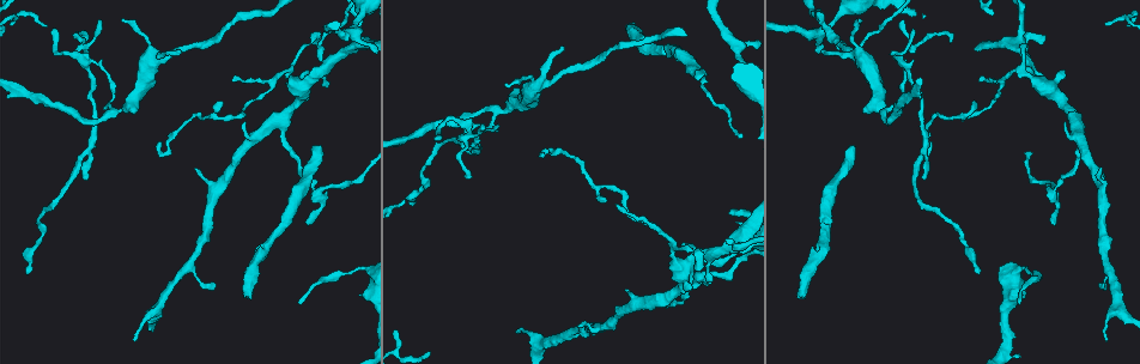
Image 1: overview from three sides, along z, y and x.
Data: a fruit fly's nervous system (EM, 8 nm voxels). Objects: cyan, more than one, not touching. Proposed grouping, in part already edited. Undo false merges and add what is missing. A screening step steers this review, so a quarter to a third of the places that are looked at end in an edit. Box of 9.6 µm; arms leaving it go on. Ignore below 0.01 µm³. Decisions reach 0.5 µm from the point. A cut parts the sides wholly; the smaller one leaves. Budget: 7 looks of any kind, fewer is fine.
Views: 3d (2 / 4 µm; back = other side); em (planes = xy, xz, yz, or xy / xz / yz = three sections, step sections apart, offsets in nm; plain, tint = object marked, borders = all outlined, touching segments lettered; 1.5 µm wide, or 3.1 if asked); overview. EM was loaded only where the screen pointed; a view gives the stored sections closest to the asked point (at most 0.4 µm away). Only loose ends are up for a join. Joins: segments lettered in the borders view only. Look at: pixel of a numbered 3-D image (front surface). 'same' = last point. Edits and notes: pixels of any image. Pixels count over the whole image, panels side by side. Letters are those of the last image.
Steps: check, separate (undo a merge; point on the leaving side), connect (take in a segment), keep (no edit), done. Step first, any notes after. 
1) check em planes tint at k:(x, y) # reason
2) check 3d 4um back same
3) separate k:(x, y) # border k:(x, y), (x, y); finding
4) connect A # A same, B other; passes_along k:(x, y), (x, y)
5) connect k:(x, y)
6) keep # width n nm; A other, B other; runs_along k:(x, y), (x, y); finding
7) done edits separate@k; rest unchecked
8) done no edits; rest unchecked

check 3d 2um at 1:(852, 148) # branch stops here

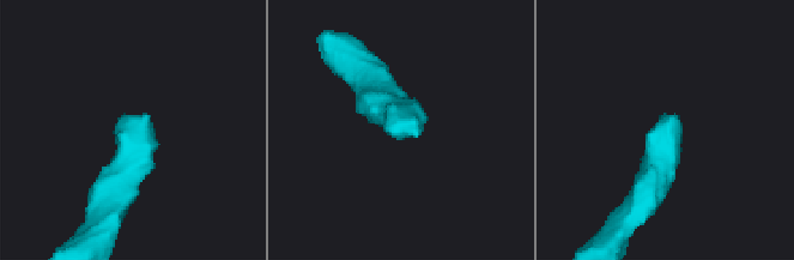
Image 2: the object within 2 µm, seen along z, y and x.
check em 3.1um planes borders at 2:(417, 136)

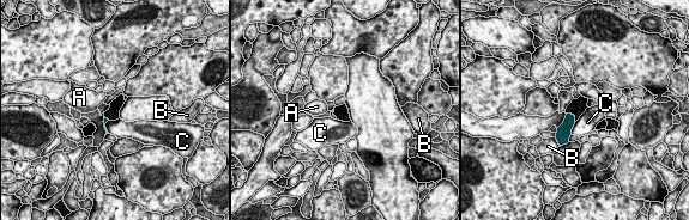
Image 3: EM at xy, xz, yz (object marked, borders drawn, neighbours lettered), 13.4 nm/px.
keep # longest_contact C 190 nm; A other, B other, C other; border 3:(575, 122), (570, 134); no lettered segment goes on from it

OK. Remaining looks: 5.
check em xz step 4 tint at 1:(796, 295) # an open end

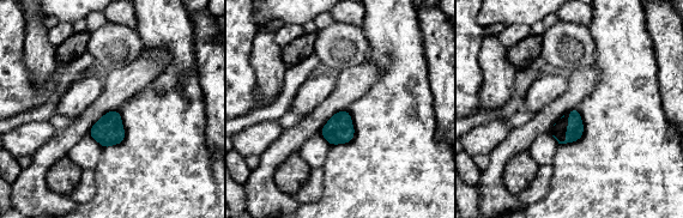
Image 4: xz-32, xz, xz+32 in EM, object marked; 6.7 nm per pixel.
check em planes borders same

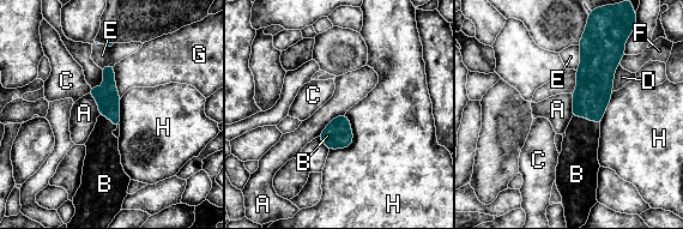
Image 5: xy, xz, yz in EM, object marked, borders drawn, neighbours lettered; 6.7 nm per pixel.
connect B # A other, B same, C other, D other, E other, F other, G other, H other; the cell continues

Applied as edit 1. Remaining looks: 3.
check em planes tint at 1:(1106, 286) # branch stops here

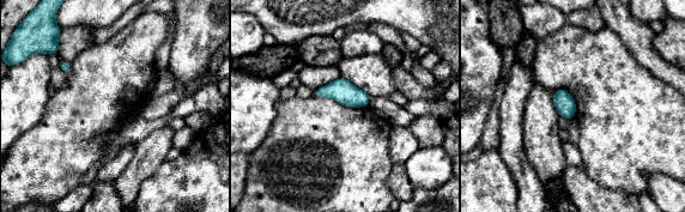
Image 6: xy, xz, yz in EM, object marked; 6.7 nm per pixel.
check em planes borders same

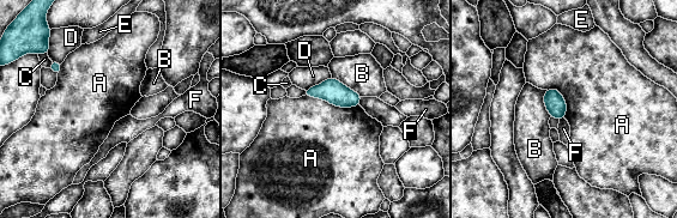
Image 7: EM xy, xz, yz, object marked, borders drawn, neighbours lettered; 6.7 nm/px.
keep # A other, B other, C other, D other, E other, F other; border 7:(304, 95), (336, 106), (358, 106); no lettered segment goes on from it

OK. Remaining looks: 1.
done edits connect@5; rest unchecked

